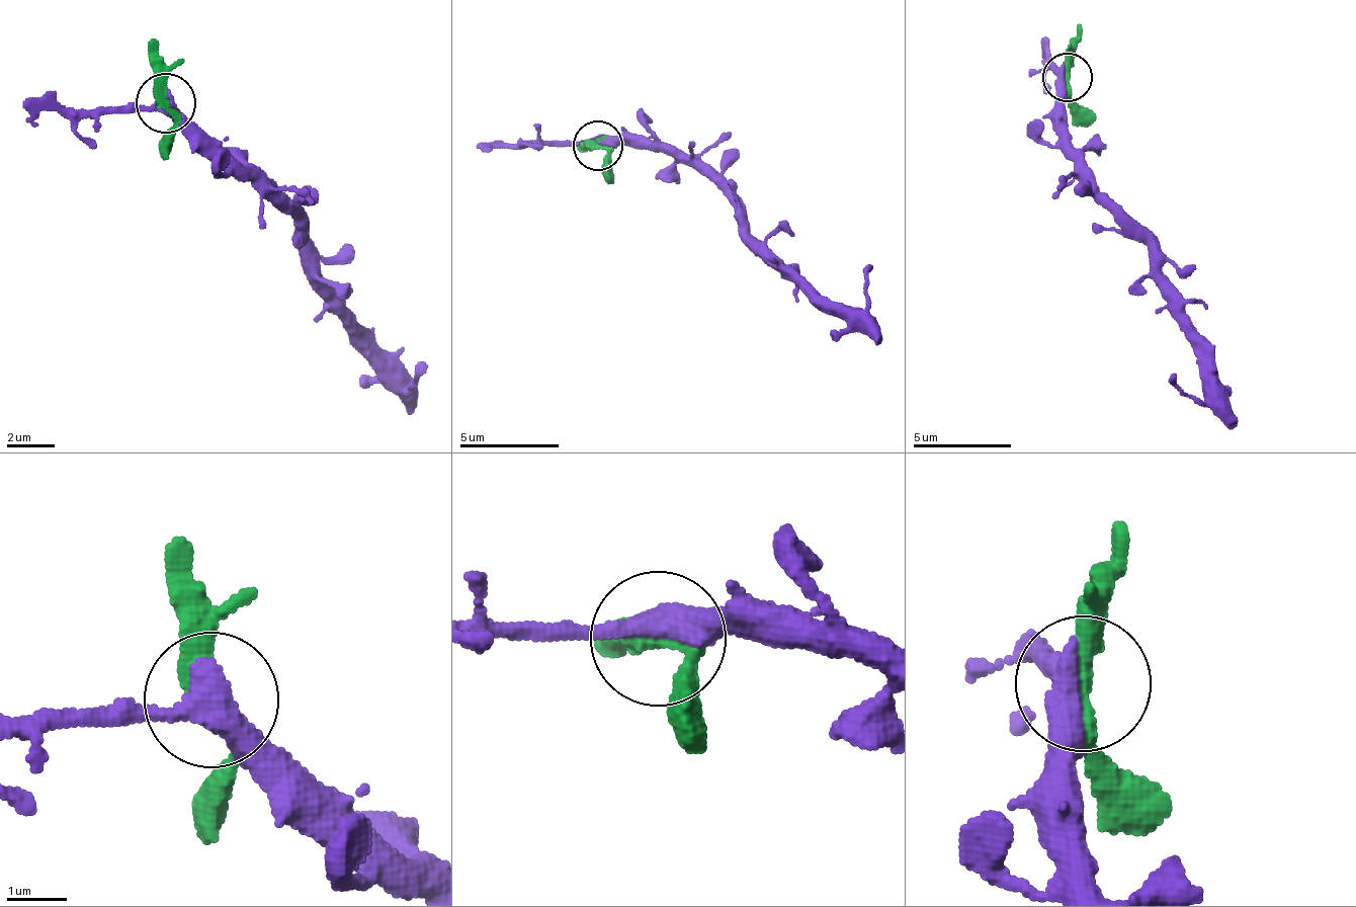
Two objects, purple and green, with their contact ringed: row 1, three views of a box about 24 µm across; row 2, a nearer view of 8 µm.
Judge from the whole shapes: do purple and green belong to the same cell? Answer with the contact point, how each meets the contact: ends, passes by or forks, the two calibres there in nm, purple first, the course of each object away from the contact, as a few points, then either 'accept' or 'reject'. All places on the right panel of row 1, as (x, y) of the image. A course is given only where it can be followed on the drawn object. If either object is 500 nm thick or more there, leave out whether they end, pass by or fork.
(1067, 77) | purple passes by | green passes by | 440/320 nm | purple via (1066, 78), (1074, 169), (1151, 251), (1163, 297), (1200, 364), (1200, 396), (1185, 397), (1168, 382) | green via (1066, 78), (1072, 108), (1090, 125) | accept

